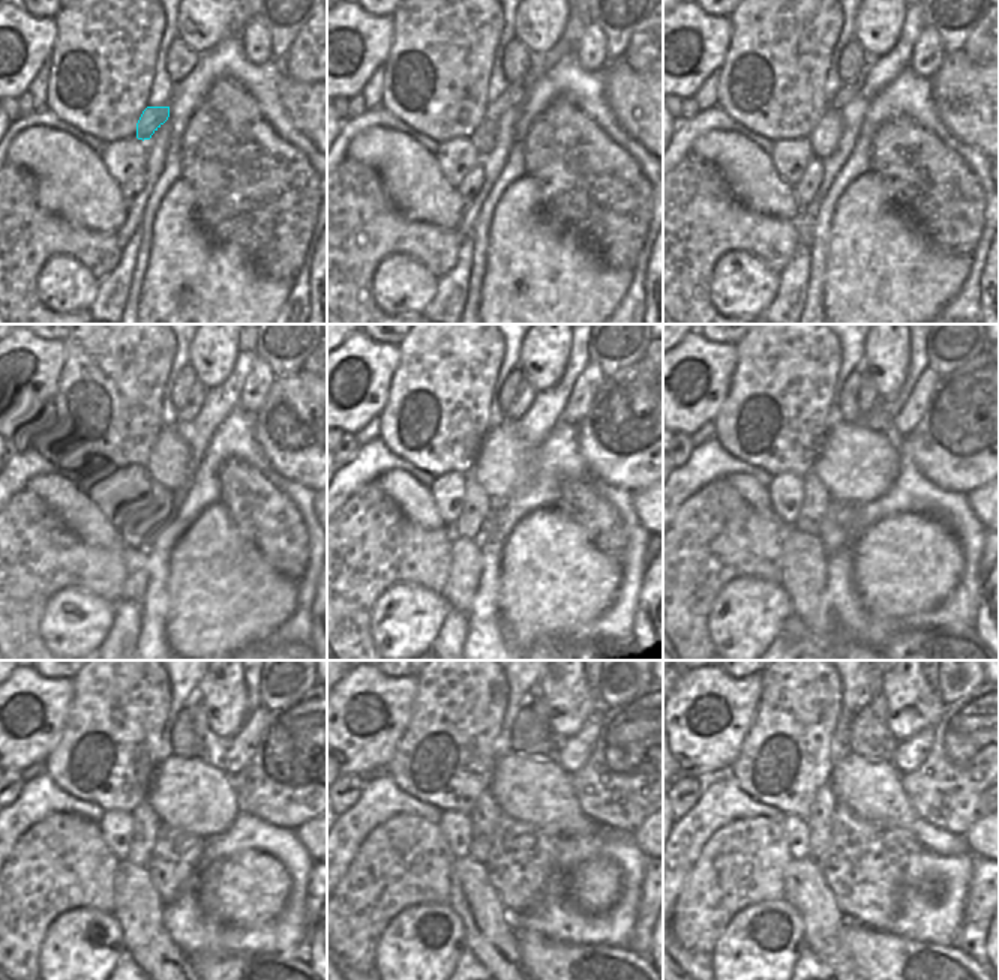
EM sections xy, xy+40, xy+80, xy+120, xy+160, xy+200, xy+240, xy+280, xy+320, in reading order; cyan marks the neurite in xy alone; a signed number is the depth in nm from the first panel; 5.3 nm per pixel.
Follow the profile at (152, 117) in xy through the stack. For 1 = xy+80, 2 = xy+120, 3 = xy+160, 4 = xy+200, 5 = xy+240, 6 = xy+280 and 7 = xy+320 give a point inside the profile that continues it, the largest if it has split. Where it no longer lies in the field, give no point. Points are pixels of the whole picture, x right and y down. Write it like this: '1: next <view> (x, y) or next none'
1: next xy+80 (849, 90)
2: next xy+120 (197, 393)
3: next xy+160 (527, 392)
4: next xy+200 (869, 395)
5: next xy+240 (197, 710)
6: next xy+280 (536, 704)
7: next xy+320 (878, 704)

